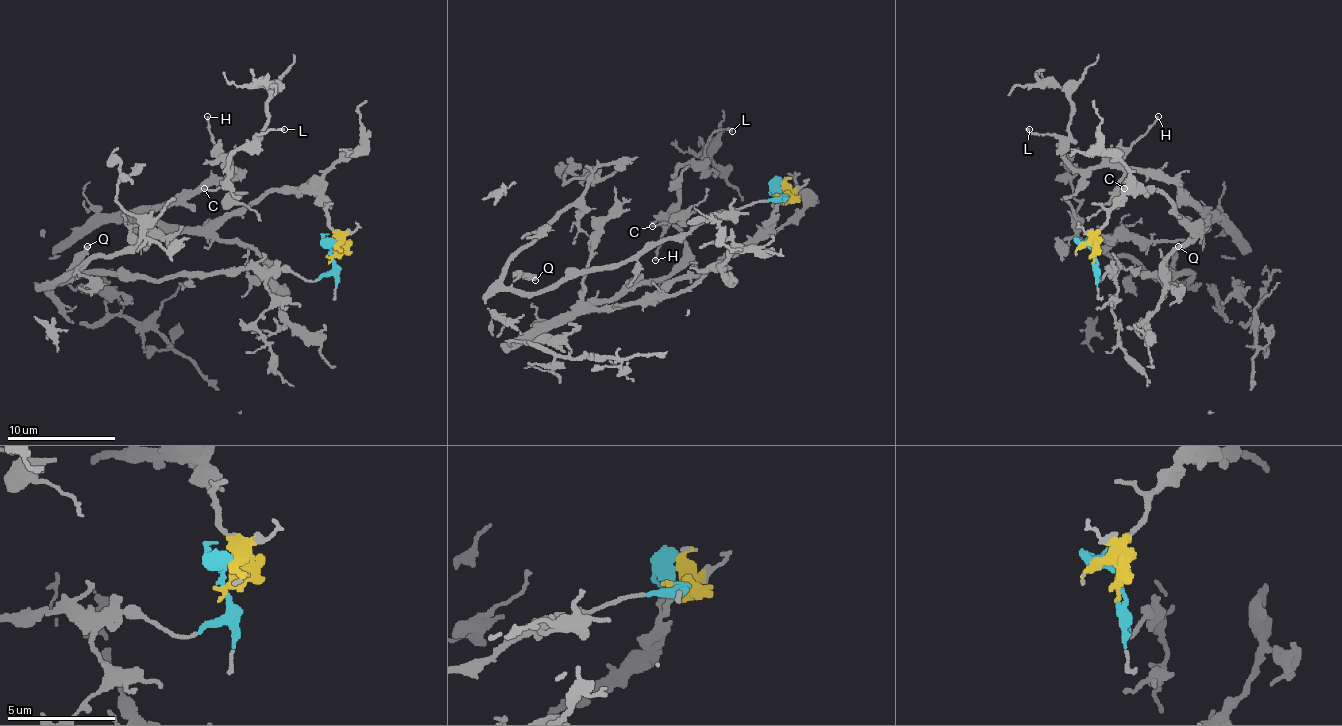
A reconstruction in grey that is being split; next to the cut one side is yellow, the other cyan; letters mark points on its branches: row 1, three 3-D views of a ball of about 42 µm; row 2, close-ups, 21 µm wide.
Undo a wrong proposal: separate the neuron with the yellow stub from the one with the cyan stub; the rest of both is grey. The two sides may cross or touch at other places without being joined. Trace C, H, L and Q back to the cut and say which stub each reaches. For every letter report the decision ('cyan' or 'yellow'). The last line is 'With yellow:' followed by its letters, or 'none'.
C: yellow
H: yellow
L: yellow
Q: cyan
With yellow: C, H, L

